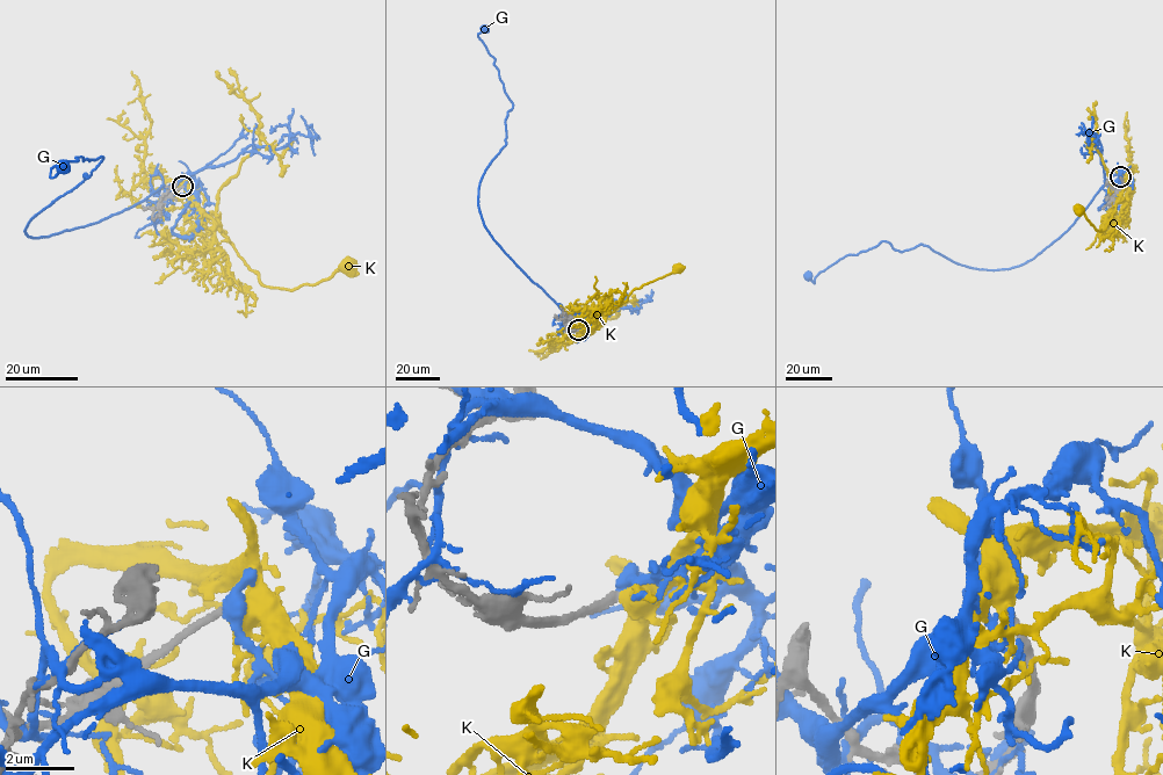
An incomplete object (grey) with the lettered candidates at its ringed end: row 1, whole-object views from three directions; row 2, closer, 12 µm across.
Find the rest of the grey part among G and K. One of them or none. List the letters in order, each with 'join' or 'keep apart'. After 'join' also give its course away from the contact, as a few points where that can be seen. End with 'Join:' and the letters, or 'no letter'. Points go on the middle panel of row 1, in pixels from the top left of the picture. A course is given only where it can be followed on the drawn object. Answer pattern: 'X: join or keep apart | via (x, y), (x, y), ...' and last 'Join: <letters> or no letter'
G: keep apart
K: join | via (578, 330), (589, 319), (613, 311), (635, 289), (677, 268)
Join: K

